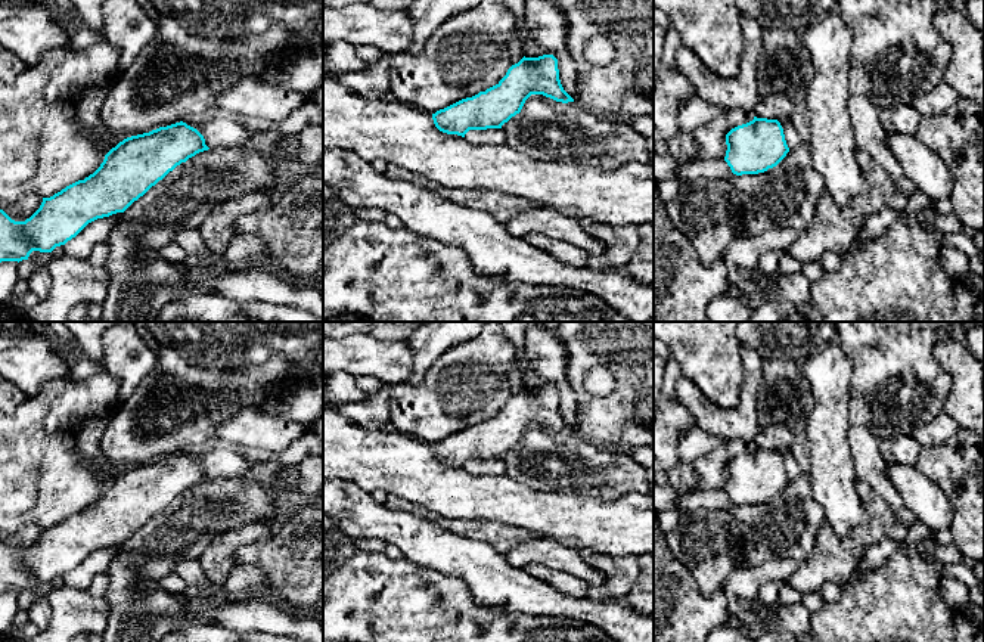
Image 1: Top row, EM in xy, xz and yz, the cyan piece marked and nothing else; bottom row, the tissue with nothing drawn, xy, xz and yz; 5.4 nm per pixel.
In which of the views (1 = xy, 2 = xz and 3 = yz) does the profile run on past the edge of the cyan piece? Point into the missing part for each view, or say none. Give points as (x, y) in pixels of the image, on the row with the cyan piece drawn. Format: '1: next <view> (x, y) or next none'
1: next none
2: next none
3: next none

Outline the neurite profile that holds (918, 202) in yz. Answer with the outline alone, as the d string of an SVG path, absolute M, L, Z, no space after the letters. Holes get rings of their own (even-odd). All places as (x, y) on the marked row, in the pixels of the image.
M915 190L912 198L907 201L906 210L909 213L918 214L924 211L928 205L931 205L931 201L921 190Z

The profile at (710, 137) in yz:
M726 109L717 118L707 124L698 125L693 130L693 137L698 146L698 158L702 159L724 159L727 145L726 134L742 124L754 120L754 114L744 109Z

